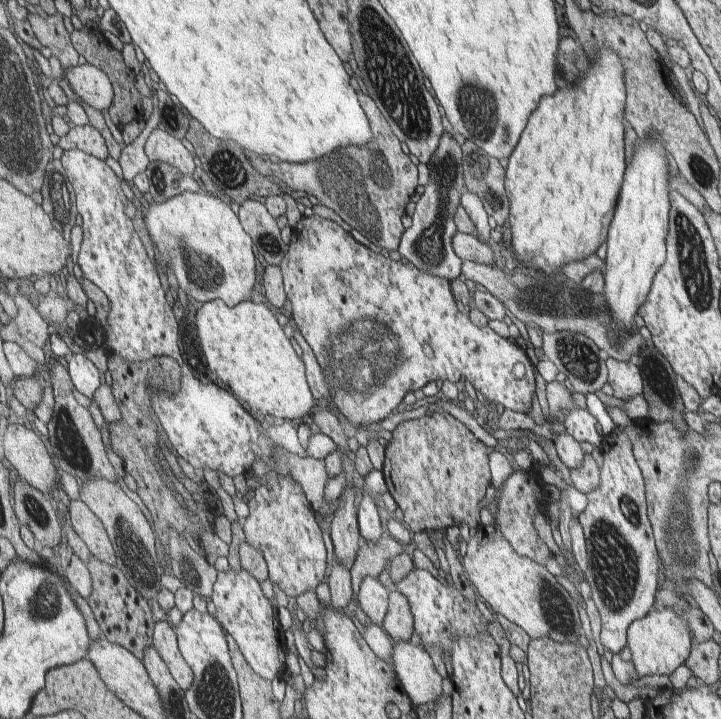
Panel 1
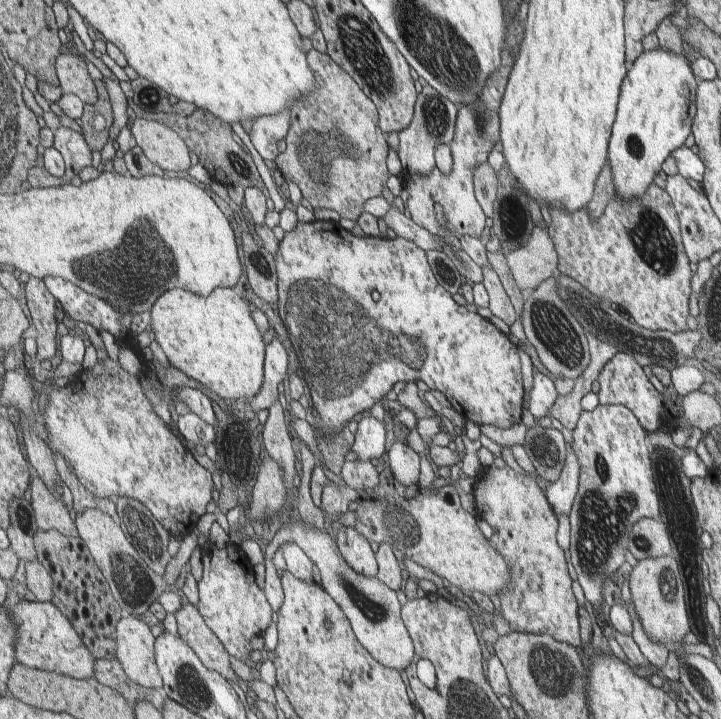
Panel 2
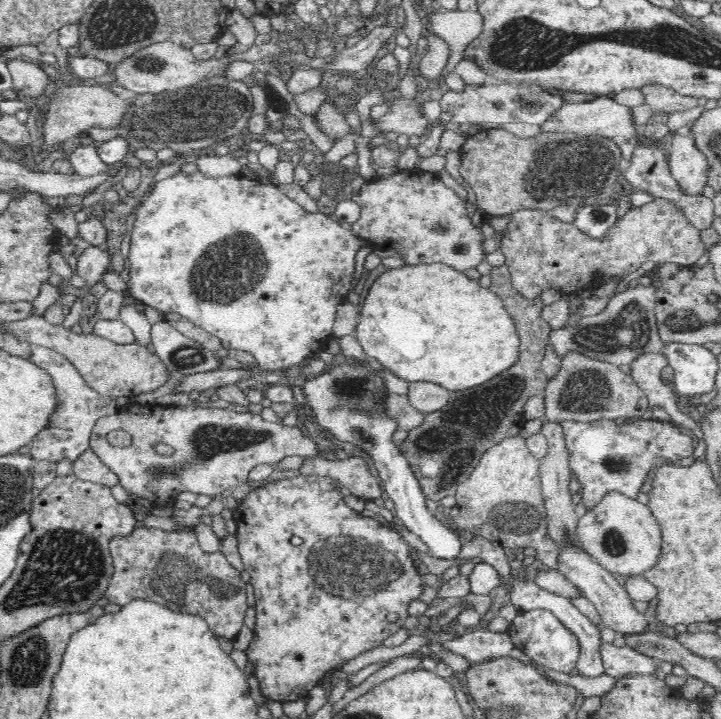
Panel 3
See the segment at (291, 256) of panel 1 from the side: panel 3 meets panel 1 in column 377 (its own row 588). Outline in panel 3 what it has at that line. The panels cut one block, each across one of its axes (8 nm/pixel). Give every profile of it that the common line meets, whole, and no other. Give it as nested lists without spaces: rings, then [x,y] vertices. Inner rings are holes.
[[[300,472],[298,476],[293,478],[278,479],[260,484],[246,497],[238,502],[238,506],[233,510],[233,519],[237,528],[238,552],[242,557],[245,571],[250,574],[250,584],[254,588],[254,598],[256,598],[256,628],[254,633],[250,635],[248,647],[244,650],[247,657],[247,663],[252,664],[254,668],[254,676],[260,682],[260,691],[262,696],[267,699],[282,703],[283,701],[299,700],[310,693],[328,671],[337,670],[345,663],[357,658],[360,654],[364,654],[371,649],[376,649],[391,634],[394,634],[406,622],[408,614],[408,604],[414,599],[418,599],[422,592],[422,577],[420,572],[414,568],[412,558],[410,558],[411,547],[402,540],[402,535],[395,529],[383,527],[384,524],[376,524],[376,520],[388,520],[388,522],[400,522],[396,520],[394,512],[394,503],[385,492],[380,492],[380,498],[360,498],[354,494],[350,496],[350,507],[344,502],[345,494],[336,482],[330,477],[321,477],[318,475],[305,475]],[[336,536],[336,537],[332,537]],[[328,538],[328,548],[324,548],[324,540]],[[320,540],[320,542],[316,542]]]

